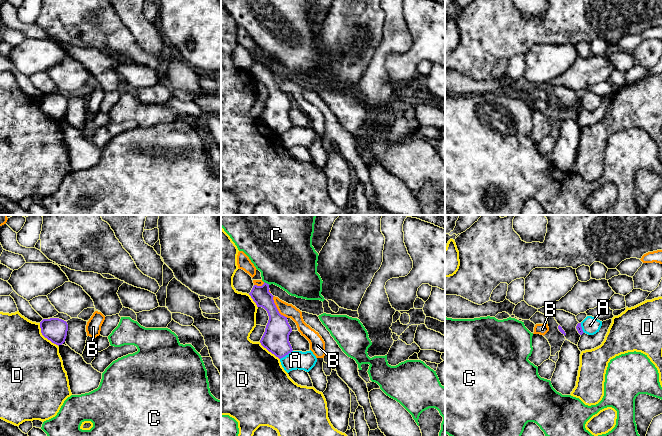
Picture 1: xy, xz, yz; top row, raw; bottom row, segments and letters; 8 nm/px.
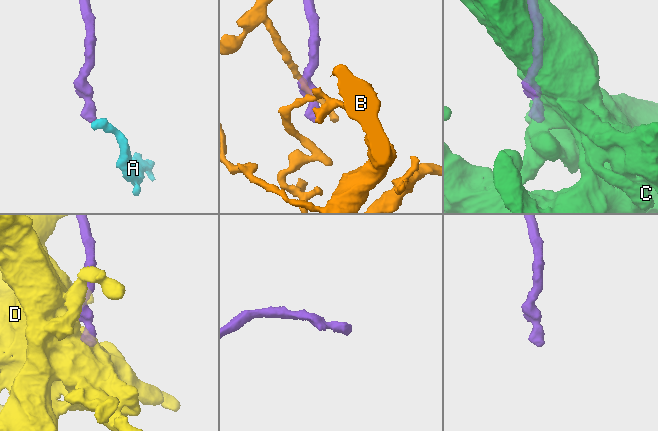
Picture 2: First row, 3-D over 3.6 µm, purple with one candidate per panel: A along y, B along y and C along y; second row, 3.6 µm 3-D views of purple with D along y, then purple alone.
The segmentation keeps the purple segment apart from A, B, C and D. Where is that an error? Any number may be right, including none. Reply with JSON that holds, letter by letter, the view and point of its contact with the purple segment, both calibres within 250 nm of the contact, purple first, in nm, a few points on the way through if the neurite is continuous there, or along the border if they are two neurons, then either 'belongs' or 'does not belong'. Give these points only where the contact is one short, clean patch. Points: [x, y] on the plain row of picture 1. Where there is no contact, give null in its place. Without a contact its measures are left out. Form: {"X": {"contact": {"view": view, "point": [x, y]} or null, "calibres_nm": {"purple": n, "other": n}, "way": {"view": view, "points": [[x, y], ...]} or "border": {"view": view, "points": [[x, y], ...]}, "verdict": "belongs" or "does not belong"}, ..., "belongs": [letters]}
{"A": {"contact": {"view": "xz", "point": [286, 130]}, "calibres_nm": {"purple": 220, "other": 150}, "border": {"view": "xz", "points": [[292, 126], [280, 135]]}, "verdict": "does not belong"}, "B": {"contact": {"view": "xz", "point": [276, 84]}, "calibres_nm": {"purple": 220, "other": 110}, "verdict": "does not belong"}, "C": {"contact": {"view": "xz", "point": [266, 59]}, "calibres_nm": {"purple": 150, "other": 460}, "verdict": "does not belong"}, "D": {"contact": {"view": "xy", "point": [45, 113]}, "calibres_nm": {"purple": 190, "other": 500}, "verdict": "does not belong"}, "belongs": []}

